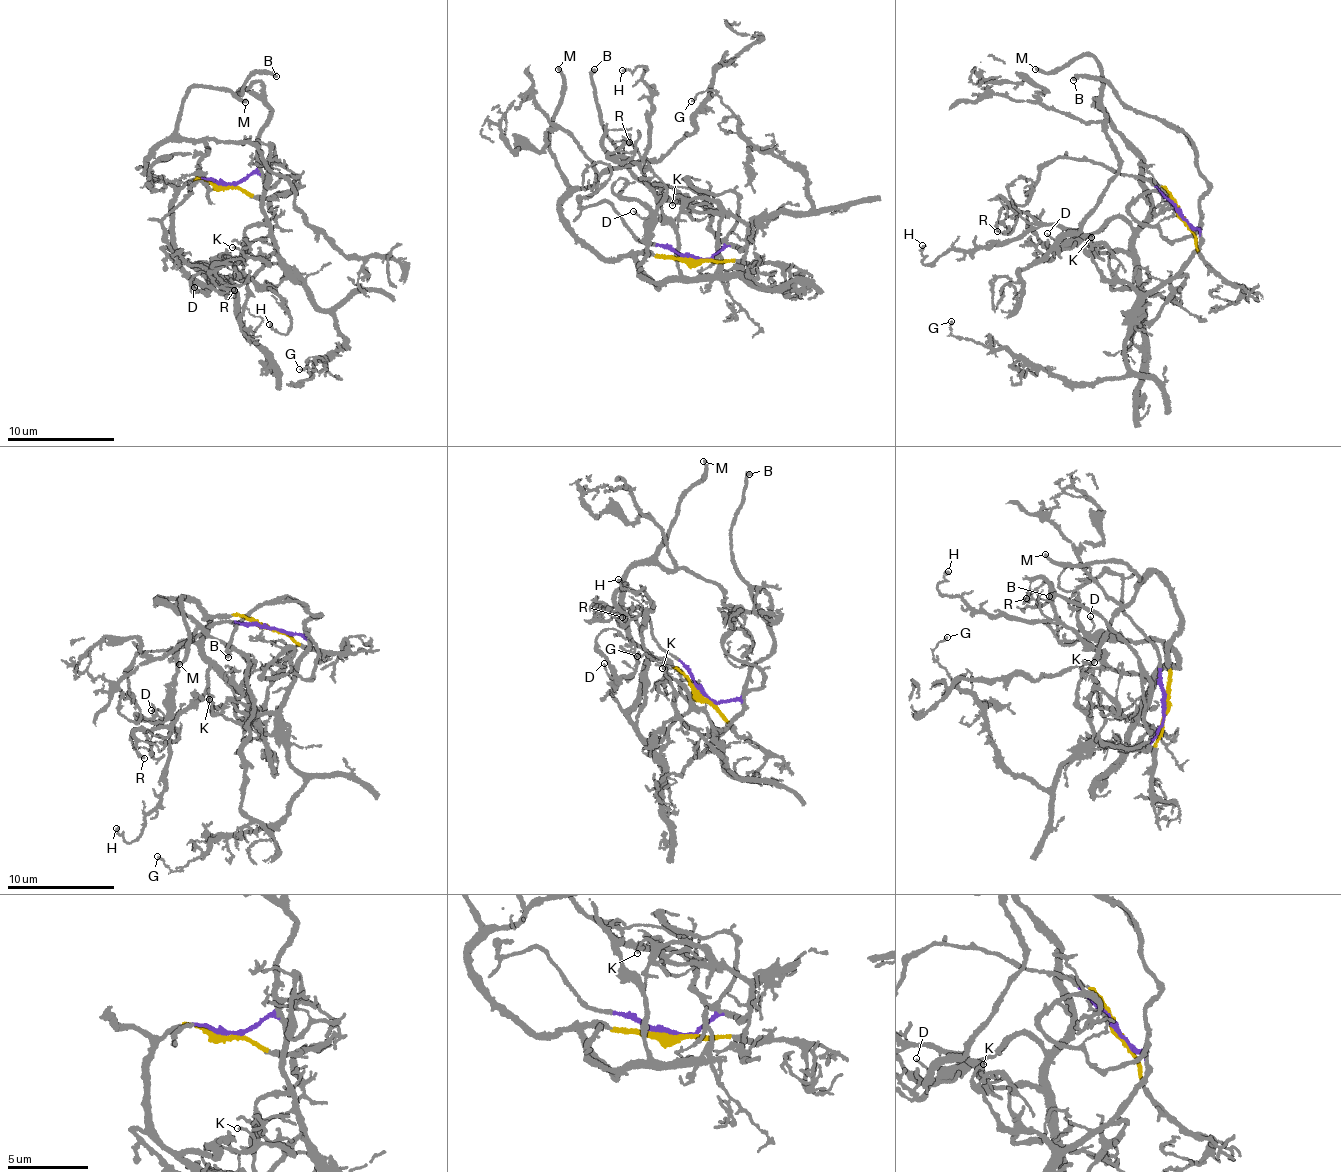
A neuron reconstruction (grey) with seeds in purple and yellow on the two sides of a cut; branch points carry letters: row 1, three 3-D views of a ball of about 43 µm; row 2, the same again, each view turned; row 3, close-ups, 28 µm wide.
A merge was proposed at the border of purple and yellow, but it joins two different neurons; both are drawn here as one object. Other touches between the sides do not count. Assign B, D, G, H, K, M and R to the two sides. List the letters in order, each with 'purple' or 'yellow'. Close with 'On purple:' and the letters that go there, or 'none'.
B: purple
D: yellow
G: purple
H: yellow
K: purple
M: yellow
R: yellow
On purple: B, G, K

